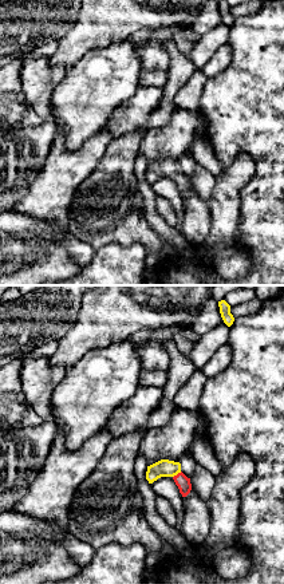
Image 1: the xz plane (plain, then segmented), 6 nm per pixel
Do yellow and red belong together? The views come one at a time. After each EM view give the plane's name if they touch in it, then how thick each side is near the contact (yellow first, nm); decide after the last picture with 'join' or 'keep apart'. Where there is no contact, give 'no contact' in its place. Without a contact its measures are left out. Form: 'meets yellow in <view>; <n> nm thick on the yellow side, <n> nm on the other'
meets yellow in xz; 110 nm thick on the yellow side, 80 nm on the other

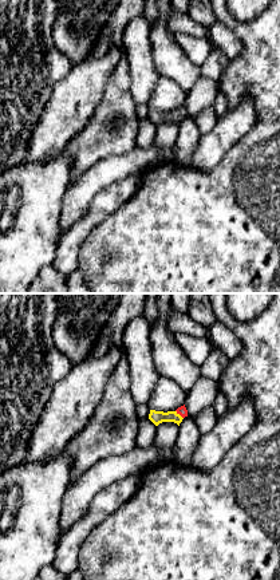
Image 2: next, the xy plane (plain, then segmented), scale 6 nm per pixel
meets yellow in xy; 80 nm thick on the yellow side, 60 nm on the other

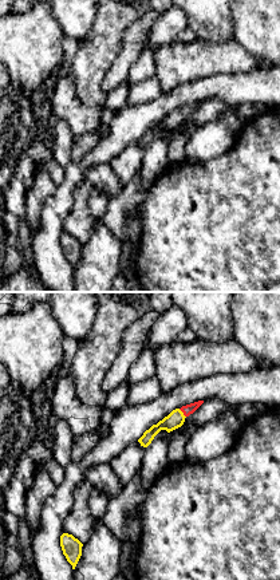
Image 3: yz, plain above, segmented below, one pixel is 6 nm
meets yellow in yz; 100 nm thick on the yellow side, 60 nm on the other

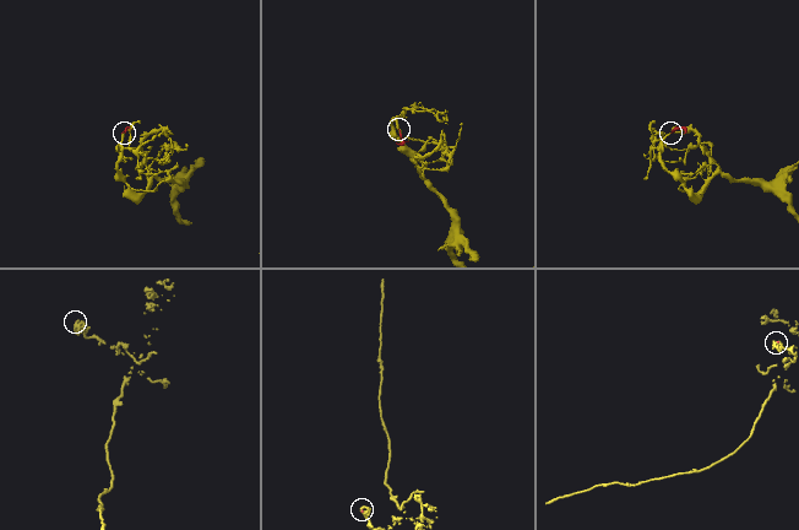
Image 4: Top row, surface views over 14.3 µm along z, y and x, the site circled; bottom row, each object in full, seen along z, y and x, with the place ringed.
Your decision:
join

